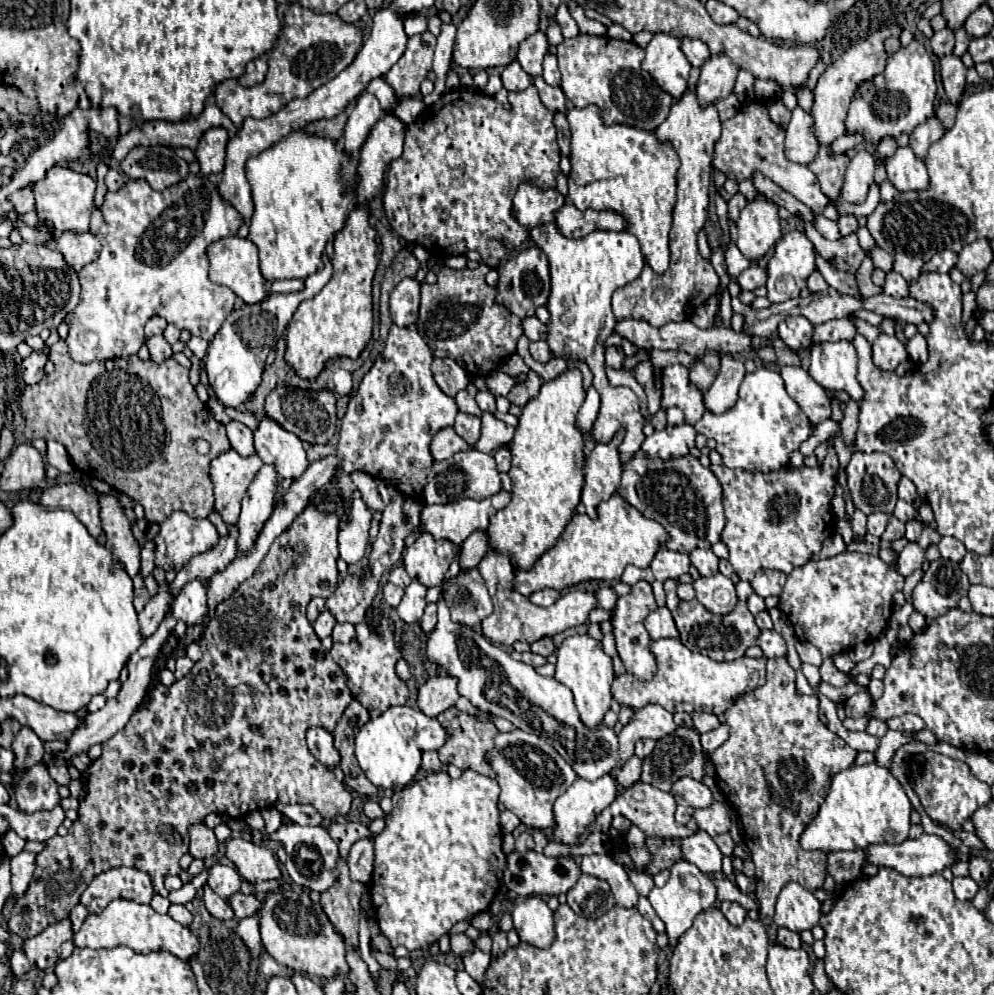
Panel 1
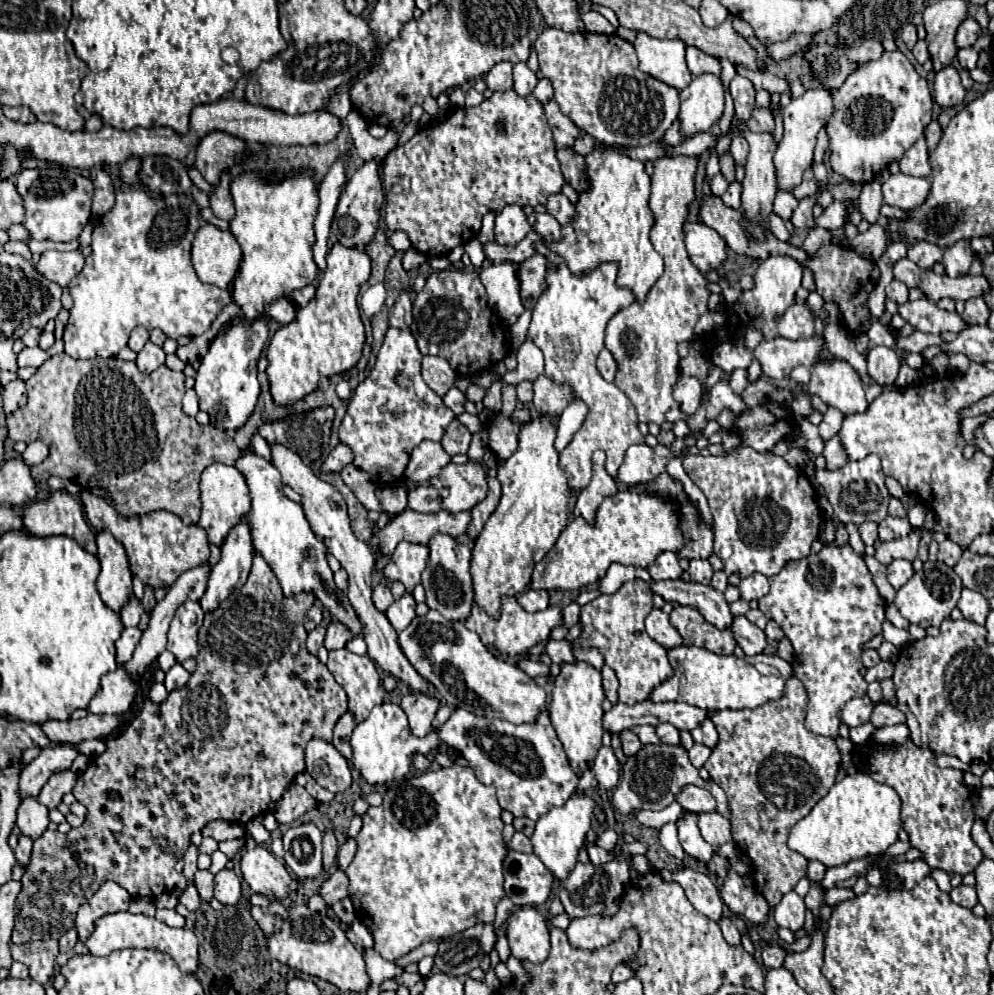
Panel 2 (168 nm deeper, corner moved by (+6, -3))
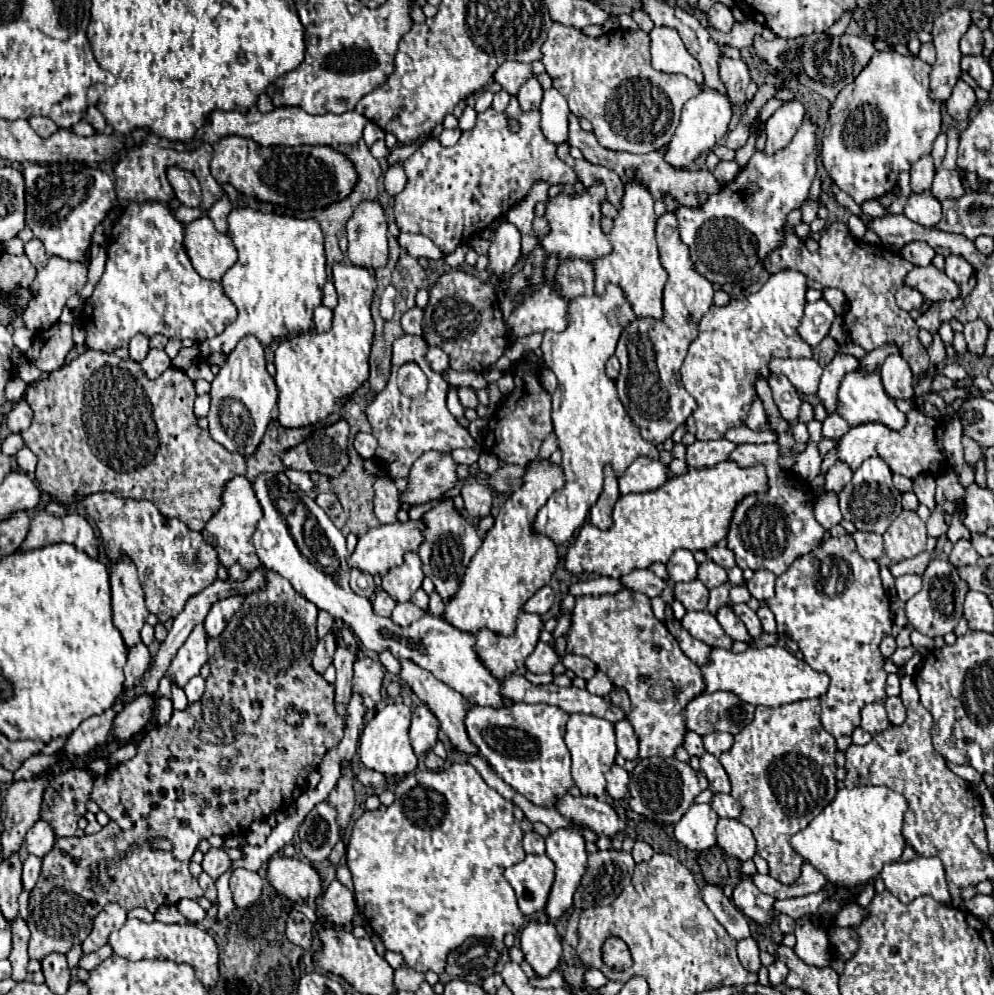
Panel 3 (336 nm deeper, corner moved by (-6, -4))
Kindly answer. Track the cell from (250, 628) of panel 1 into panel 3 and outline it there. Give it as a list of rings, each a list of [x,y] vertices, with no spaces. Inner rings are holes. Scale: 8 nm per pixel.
[[[266,570],[266,588],[262,588],[260,592],[252,592],[252,596],[246,596],[244,604],[240,606],[236,616],[232,616],[232,620],[226,624],[224,632],[218,638],[208,640],[210,676],[206,678],[206,690],[204,690],[204,696],[200,698],[200,702],[188,704],[188,708],[182,712],[174,710],[168,724],[164,724],[164,726],[156,724],[144,734],[144,738],[138,742],[138,752],[132,760],[94,778],[94,788],[92,788],[90,798],[100,806],[100,810],[106,810],[106,814],[110,816],[110,822],[98,834],[92,834],[92,836],[56,838],[54,848],[44,856],[42,874],[40,874],[34,890],[30,892],[30,914],[28,914],[28,928],[32,932],[30,946],[28,946],[30,958],[42,960],[50,952],[66,954],[74,944],[84,942],[84,938],[88,936],[88,932],[92,928],[92,920],[108,902],[118,902],[126,910],[140,906],[150,912],[156,912],[160,906],[176,904],[182,898],[196,900],[198,896],[202,896],[202,888],[198,886],[198,880],[188,872],[188,864],[190,864],[190,858],[192,858],[194,850],[198,848],[200,840],[210,838],[212,834],[218,834],[218,836],[246,834],[248,826],[252,822],[266,818],[270,812],[276,812],[282,806],[290,806],[306,790],[304,784],[306,784],[308,772],[318,768],[318,764],[324,756],[324,750],[328,752],[328,746],[336,746],[342,740],[342,732],[346,726],[346,718],[336,712],[334,684],[326,682],[324,676],[312,668],[312,658],[308,656],[308,654],[312,654],[312,650],[318,644],[316,616],[318,616],[318,608],[312,602],[298,596],[298,592],[288,584],[288,580],[284,580],[282,576],[276,576],[276,572],[272,572],[272,570]]]

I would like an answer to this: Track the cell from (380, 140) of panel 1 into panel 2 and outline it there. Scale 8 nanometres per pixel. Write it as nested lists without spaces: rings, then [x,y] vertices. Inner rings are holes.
[[[368,161],[362,167],[358,167],[348,183],[346,183],[346,191],[342,191],[340,199],[338,199],[338,207],[334,213],[334,221],[332,221],[332,231],[338,237],[338,243],[342,243],[344,247],[366,247],[376,233],[378,227],[378,219],[380,219],[380,205],[384,203],[384,193],[382,193],[382,183],[378,177],[378,161]]]

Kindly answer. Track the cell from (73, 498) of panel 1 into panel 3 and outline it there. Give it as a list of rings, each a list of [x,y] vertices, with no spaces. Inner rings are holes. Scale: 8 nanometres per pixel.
[[[46,510],[36,512],[36,516],[32,518],[30,532],[20,548],[32,550],[32,548],[42,548],[44,544],[56,544],[56,542],[70,542],[80,550],[84,550],[90,558],[98,558],[100,540],[92,524],[88,522],[88,518],[78,512],[66,514],[64,518],[56,518]]]

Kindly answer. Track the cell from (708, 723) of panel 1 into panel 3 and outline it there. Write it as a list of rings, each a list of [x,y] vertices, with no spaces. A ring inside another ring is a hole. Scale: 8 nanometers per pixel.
[[[712,732],[712,734],[704,736],[704,748],[706,748],[706,752],[720,756],[722,752],[732,748],[732,740],[734,738],[730,732]]]

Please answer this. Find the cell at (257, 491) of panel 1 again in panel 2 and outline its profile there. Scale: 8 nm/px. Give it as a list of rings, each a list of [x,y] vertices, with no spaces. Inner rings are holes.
[[[248,521],[238,523],[228,539],[222,545],[222,557],[212,567],[208,577],[206,593],[200,599],[200,607],[204,613],[214,611],[228,595],[236,589],[240,589],[250,573],[252,567],[252,539],[248,535]]]

